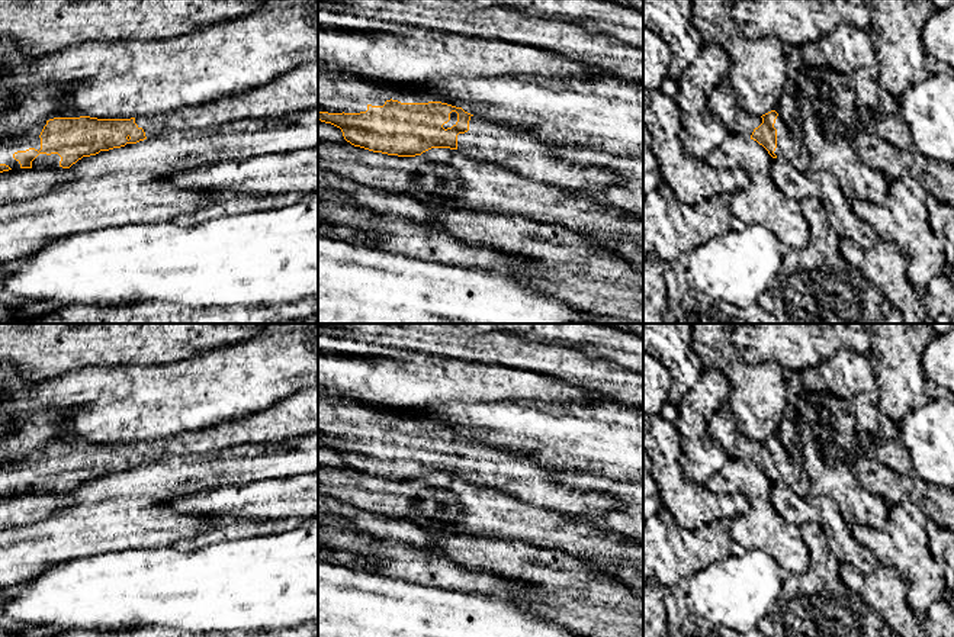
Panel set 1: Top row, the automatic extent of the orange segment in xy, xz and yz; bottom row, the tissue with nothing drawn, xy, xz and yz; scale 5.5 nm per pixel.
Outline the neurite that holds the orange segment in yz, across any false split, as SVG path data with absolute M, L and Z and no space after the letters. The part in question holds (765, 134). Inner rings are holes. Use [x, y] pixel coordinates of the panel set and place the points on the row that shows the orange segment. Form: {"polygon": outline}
{"polygon": "M729 83L707 94L707 107L729 133L751 138L762 145L772 158L781 157L799 171L810 171L810 154L794 138L775 110L762 116L748 115L736 102Z"}

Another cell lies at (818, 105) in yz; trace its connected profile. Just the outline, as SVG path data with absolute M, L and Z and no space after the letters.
M829 67L787 68L775 109L810 154L810 171L831 171L849 202L881 203L890 181L860 161L854 142L860 125L857 84Z

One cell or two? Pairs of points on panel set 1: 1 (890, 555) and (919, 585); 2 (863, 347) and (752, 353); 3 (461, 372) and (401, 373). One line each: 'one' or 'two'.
1: one
2: one
3: one

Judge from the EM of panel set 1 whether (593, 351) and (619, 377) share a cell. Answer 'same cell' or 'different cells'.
different cells

